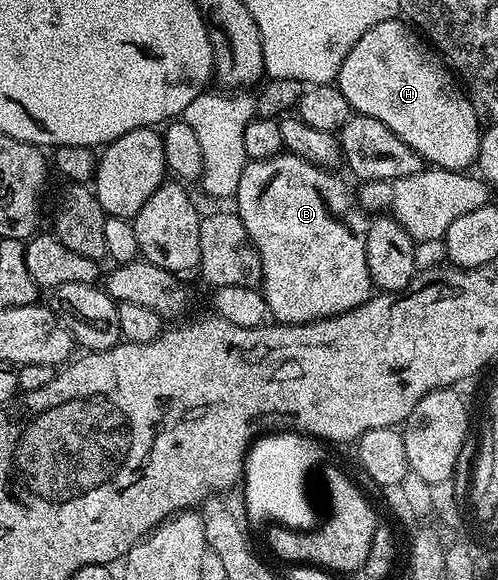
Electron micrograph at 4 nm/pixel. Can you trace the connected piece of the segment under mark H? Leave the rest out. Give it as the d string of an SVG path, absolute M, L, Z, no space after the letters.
M398 18L385 20L366 31L341 64L336 83L355 113L384 123L423 161L454 171L463 171L477 161L482 124L469 96L445 61L405 21Z

